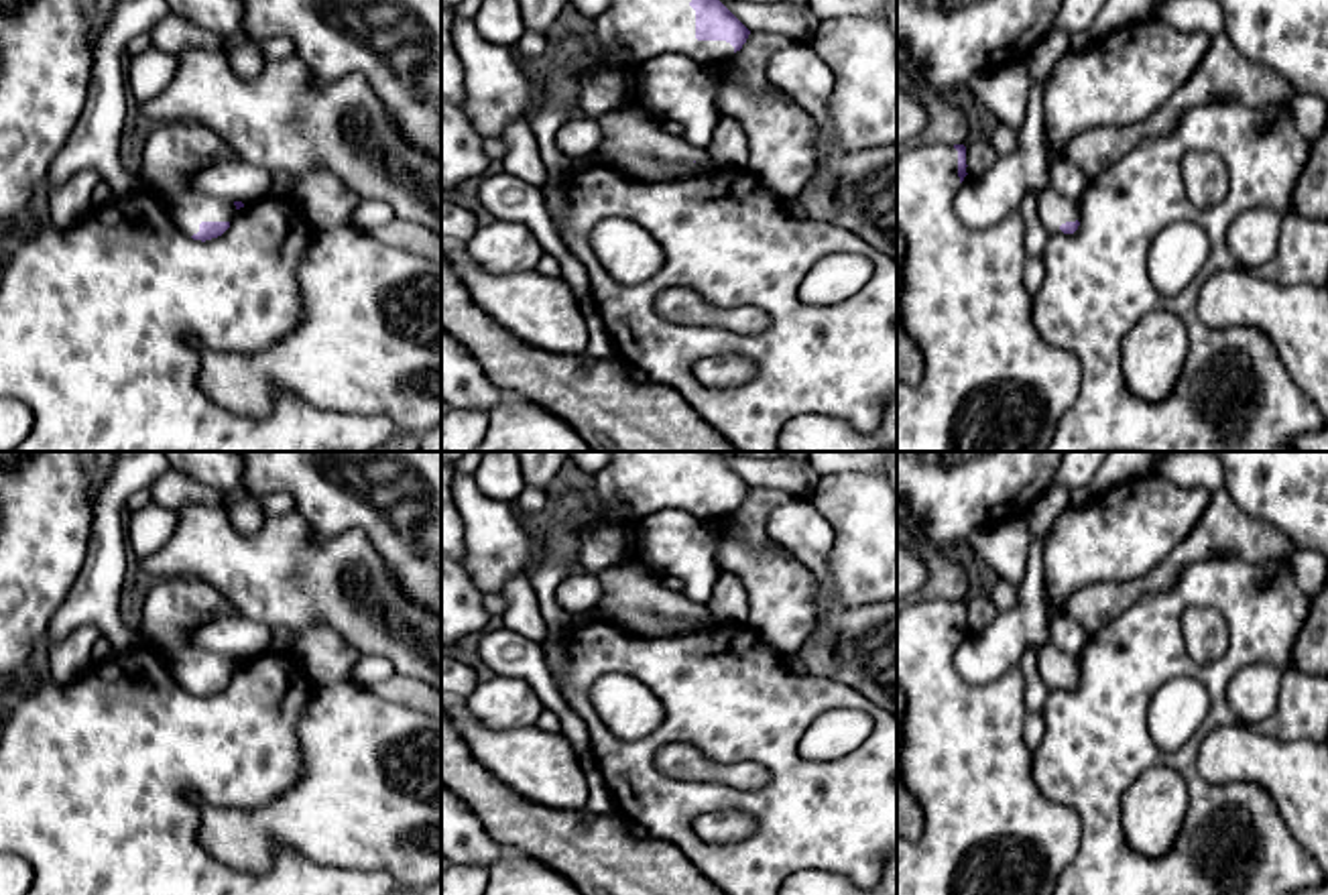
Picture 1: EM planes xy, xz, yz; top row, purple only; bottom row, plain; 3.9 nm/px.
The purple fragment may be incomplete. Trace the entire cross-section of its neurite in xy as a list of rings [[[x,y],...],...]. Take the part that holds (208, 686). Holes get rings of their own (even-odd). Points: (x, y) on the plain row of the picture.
[[[185,647],[179,651],[165,651],[175,681],[193,696],[212,696],[222,692],[236,667],[244,663],[242,657],[226,657],[205,649]]]

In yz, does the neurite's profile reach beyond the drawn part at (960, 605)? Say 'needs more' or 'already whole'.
needs more

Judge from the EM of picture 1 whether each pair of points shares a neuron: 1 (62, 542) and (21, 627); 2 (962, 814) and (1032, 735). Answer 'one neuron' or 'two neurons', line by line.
1: one neuron
2: two neurons

